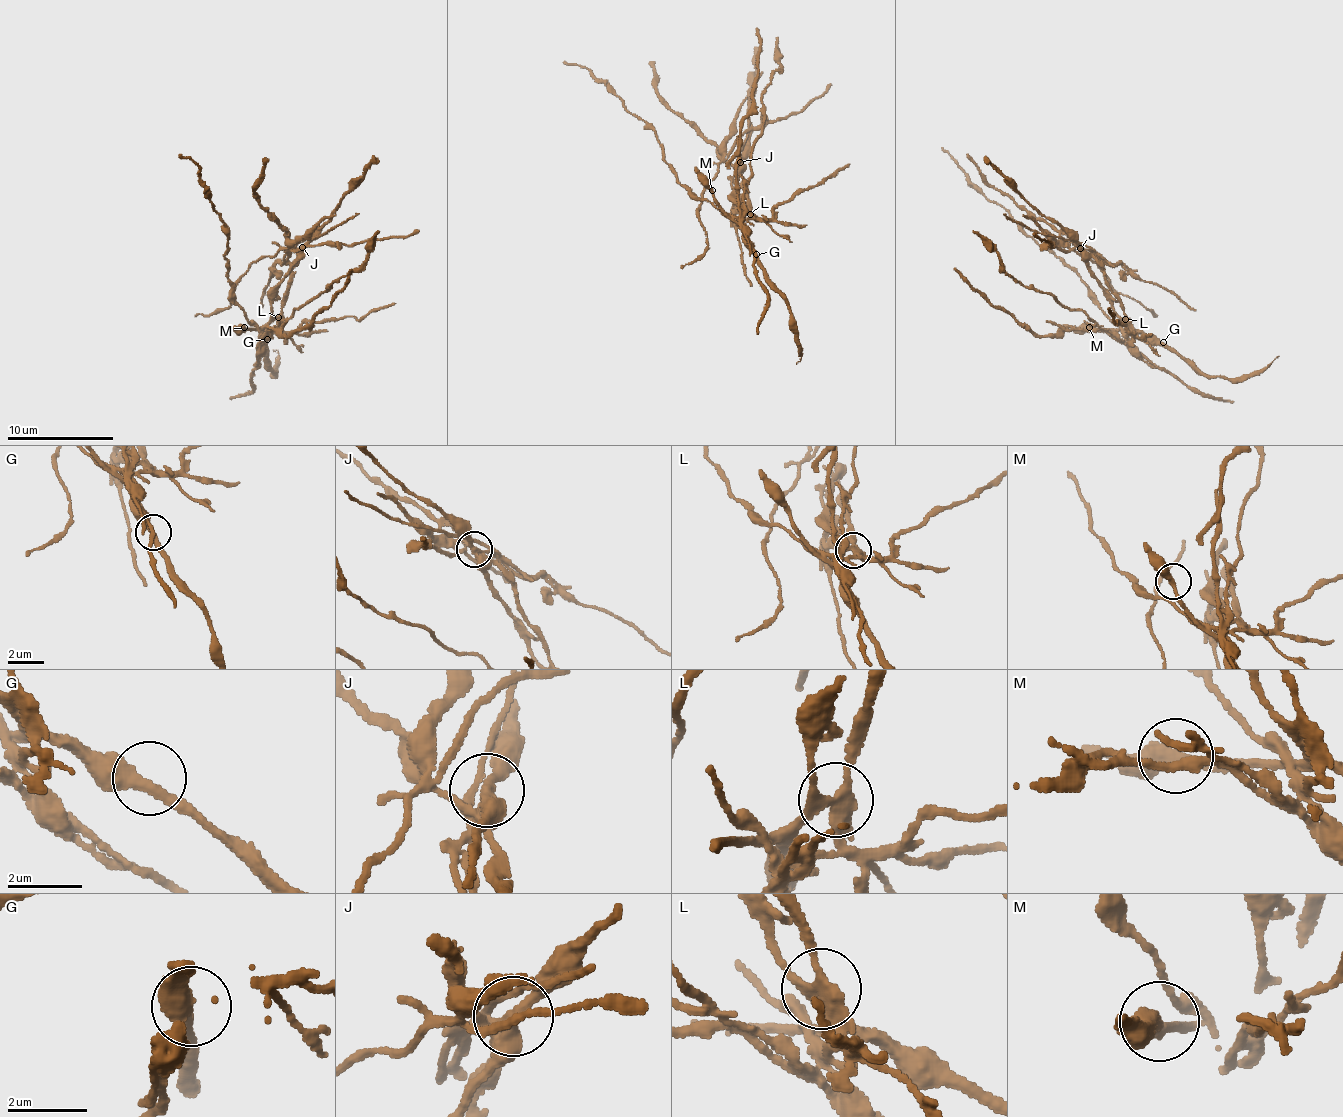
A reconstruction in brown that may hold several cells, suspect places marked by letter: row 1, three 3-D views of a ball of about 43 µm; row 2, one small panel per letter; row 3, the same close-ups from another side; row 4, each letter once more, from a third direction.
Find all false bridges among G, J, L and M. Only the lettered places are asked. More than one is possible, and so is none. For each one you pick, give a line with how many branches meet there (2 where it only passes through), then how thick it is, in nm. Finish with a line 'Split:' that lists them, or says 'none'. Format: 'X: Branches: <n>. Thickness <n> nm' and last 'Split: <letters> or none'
J: Branches: 3. Thickness 280 nm
L: Branches: 4. Thickness 320 nm
Split: J, L

